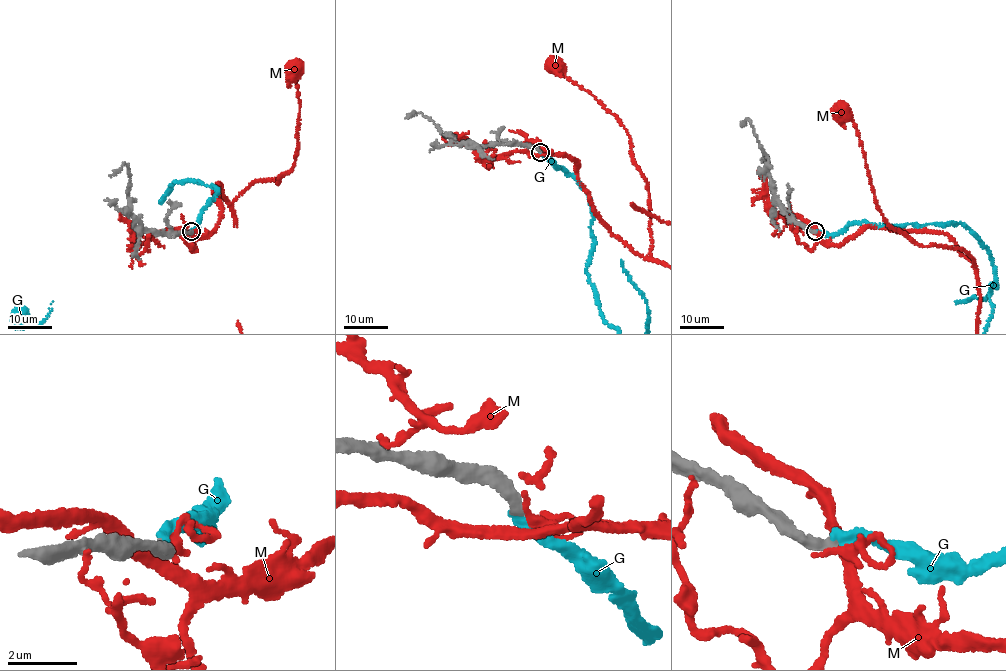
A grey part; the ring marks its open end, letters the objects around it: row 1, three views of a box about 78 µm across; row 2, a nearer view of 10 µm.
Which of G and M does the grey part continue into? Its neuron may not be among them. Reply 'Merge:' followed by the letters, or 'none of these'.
Merge: G

